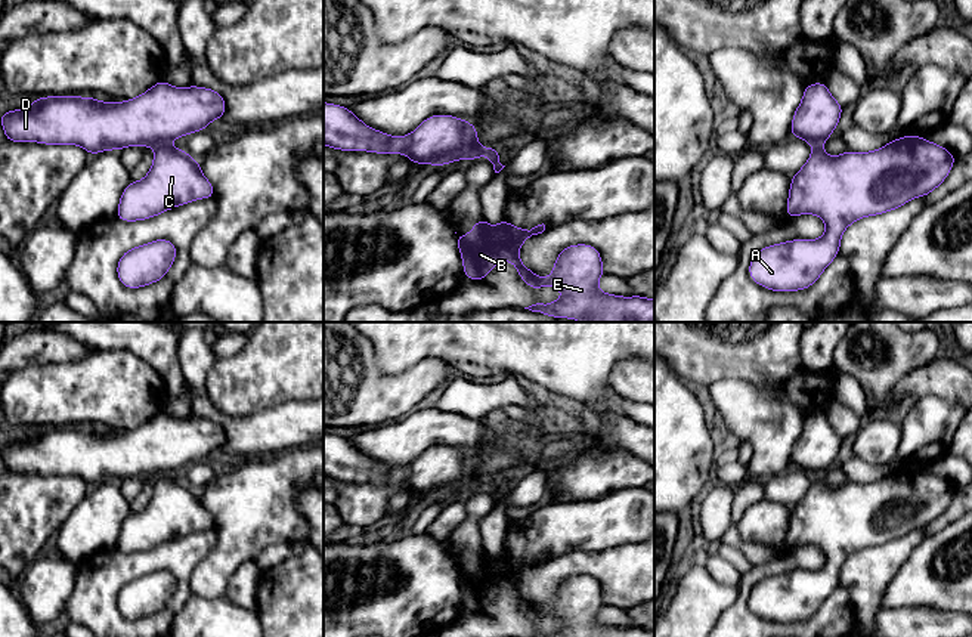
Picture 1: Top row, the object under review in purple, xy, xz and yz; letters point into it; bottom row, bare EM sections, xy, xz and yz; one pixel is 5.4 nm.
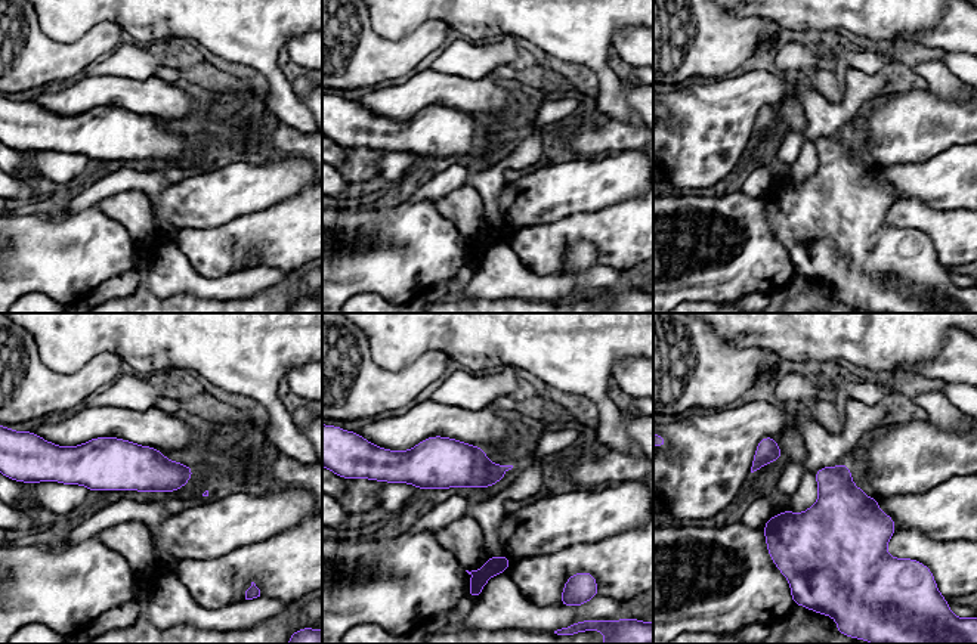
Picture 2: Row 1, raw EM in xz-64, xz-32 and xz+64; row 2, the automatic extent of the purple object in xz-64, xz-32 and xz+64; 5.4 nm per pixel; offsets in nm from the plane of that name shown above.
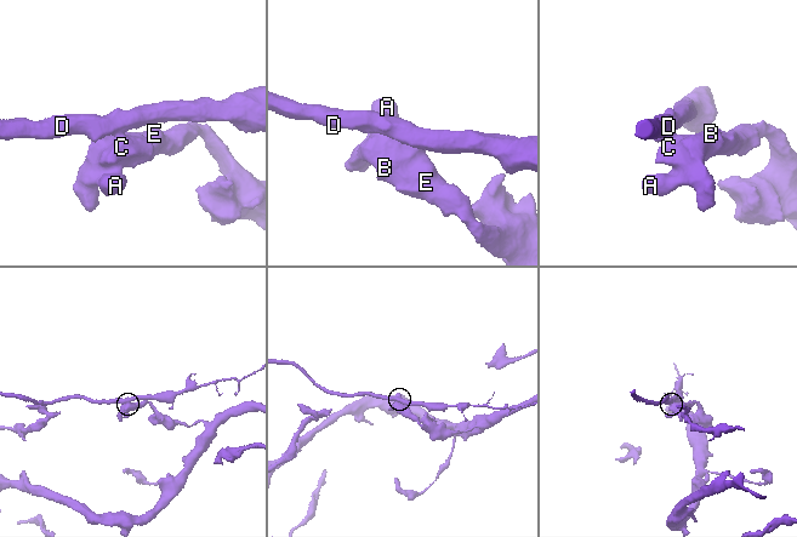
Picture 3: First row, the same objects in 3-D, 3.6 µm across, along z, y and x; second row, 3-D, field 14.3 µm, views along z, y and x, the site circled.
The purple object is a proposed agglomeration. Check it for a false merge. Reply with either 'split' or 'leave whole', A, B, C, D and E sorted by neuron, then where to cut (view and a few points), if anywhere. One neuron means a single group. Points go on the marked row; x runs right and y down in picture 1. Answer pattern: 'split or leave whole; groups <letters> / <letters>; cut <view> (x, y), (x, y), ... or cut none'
split; groups A B C E / D; cut xz (498, 150), (494, 150), (488, 157)

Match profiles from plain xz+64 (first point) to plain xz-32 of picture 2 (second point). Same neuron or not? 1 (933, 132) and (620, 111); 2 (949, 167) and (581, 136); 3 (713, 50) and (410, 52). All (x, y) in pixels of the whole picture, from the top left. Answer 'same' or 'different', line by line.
1: different
2: different
3: same

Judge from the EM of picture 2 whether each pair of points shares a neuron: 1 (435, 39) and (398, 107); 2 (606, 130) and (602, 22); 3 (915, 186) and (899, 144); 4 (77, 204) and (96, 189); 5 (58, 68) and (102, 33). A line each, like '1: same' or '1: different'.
1: different
2: different
3: different
4: same
5: same

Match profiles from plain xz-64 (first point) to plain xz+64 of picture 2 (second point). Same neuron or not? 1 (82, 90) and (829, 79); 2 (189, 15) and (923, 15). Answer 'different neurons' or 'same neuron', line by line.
1: different neurons
2: same neuron

